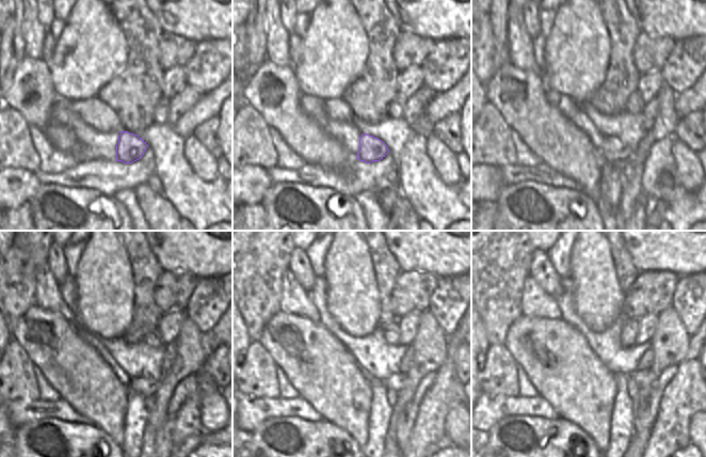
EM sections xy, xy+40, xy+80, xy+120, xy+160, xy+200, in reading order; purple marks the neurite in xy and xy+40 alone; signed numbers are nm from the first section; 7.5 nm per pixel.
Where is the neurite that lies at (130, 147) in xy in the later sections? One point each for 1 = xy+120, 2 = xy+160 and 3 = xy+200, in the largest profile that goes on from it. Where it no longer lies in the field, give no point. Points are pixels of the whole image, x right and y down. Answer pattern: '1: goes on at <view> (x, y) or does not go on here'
1: goes on at xy+120 (137, 384)
2: goes on at xy+160 (395, 381)
3: goes on at xy+200 (642, 378)

